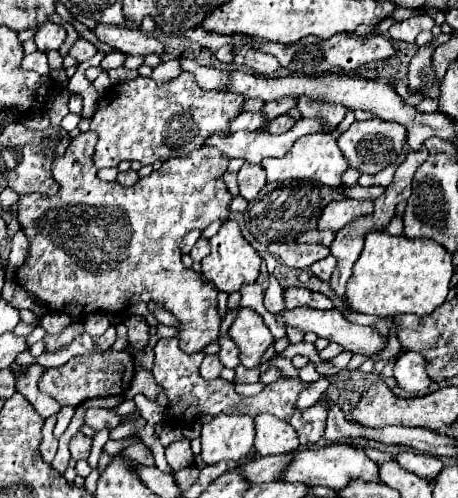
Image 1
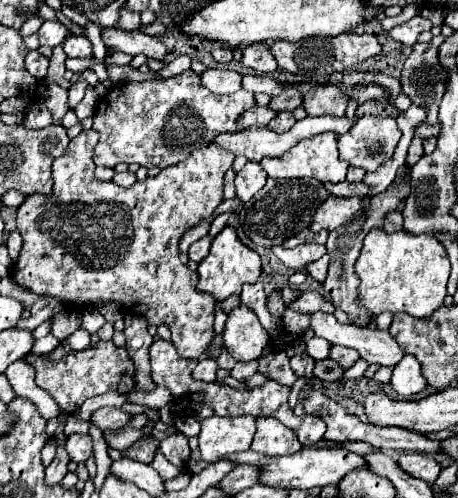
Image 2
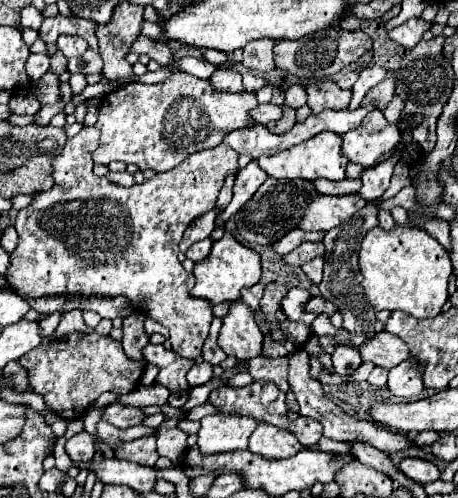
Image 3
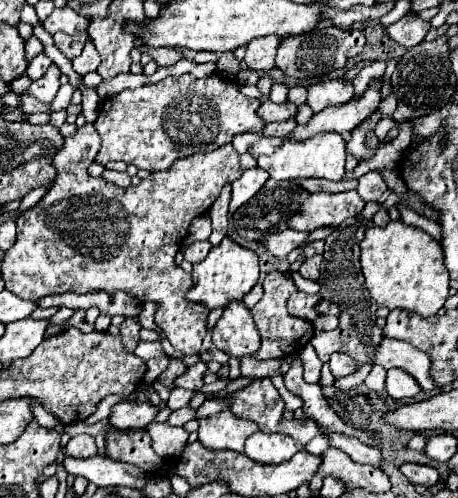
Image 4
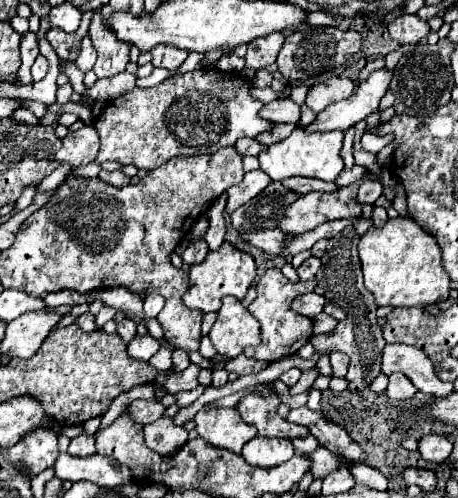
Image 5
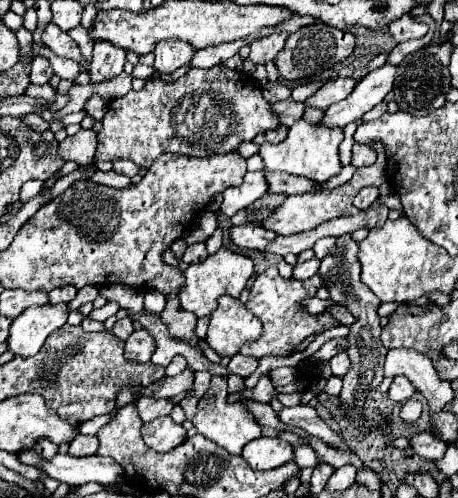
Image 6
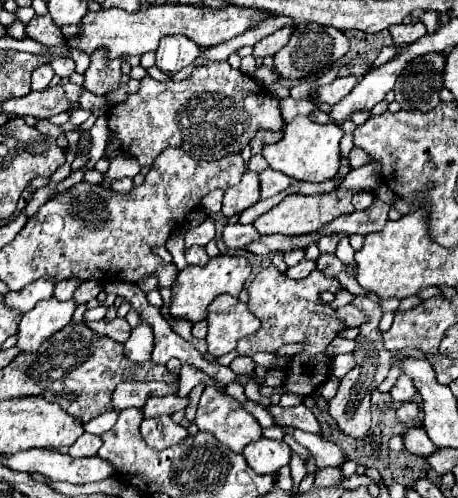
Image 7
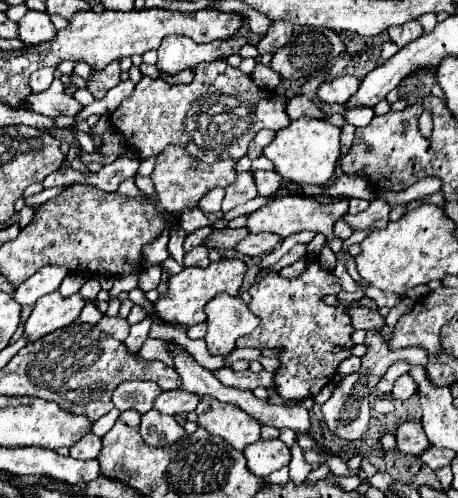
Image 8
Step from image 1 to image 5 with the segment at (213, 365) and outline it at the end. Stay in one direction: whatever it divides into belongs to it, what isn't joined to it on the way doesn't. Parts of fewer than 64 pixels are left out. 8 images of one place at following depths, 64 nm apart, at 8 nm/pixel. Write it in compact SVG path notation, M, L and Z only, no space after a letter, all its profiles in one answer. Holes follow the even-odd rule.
M190 364L186 370L172 374L166 380L166 392L168 394L176 394L180 390L194 390L198 386L198 374L200 374L200 366L198 364Z

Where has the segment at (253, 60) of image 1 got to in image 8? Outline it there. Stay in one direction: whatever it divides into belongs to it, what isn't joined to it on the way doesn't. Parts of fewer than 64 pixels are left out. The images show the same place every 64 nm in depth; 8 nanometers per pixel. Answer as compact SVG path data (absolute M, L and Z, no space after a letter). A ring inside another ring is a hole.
M272 22L272 26L266 32L266 36L256 44L258 54L260 56L266 54L266 52L274 54L278 48L288 44L290 36L292 36L292 24L288 24L288 22Z

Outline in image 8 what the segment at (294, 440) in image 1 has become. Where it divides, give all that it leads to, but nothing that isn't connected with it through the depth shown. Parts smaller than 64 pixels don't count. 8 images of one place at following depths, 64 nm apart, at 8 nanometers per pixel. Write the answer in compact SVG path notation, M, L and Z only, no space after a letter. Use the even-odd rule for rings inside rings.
M258 440L244 448L244 456L250 472L260 478L290 464L290 448L282 440Z

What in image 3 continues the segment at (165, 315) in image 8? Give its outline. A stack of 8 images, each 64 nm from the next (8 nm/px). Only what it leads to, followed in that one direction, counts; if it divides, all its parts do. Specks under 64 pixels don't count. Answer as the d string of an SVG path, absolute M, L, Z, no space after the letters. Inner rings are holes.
M224 232L224 236L212 244L208 258L194 266L194 276L196 286L190 290L192 296L206 298L212 304L220 304L224 300L238 300L242 288L254 286L260 280L260 254L240 244L230 232Z

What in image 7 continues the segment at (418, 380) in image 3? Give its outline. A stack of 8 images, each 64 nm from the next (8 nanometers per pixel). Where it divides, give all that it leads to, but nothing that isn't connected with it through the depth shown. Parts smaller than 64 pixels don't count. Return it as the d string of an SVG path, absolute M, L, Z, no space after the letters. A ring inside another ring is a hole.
M400 374L398 380L396 380L396 384L390 390L392 400L396 400L396 402L408 402L414 394L416 394L416 388L414 388L412 380L406 374Z

